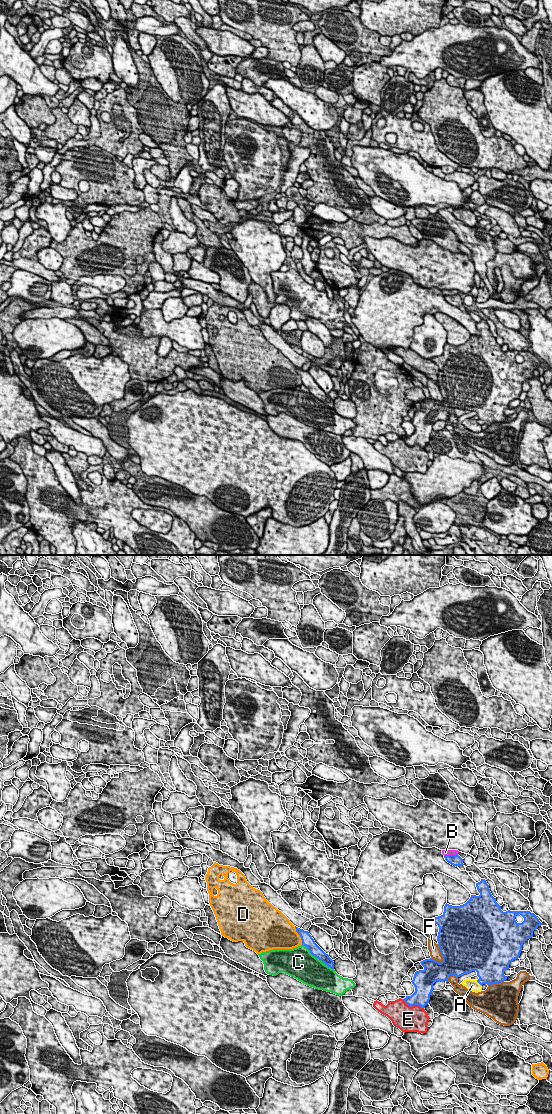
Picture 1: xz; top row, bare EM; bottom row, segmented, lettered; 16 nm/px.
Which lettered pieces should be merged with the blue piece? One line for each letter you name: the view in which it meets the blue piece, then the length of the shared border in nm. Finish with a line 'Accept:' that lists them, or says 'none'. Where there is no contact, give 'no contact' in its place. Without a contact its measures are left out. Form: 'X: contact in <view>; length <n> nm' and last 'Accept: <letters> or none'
Accept: none

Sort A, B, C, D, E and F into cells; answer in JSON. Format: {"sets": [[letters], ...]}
{"sets": [["A"], ["B"], ["C"], ["D"], ["E"], ["F"]]}

